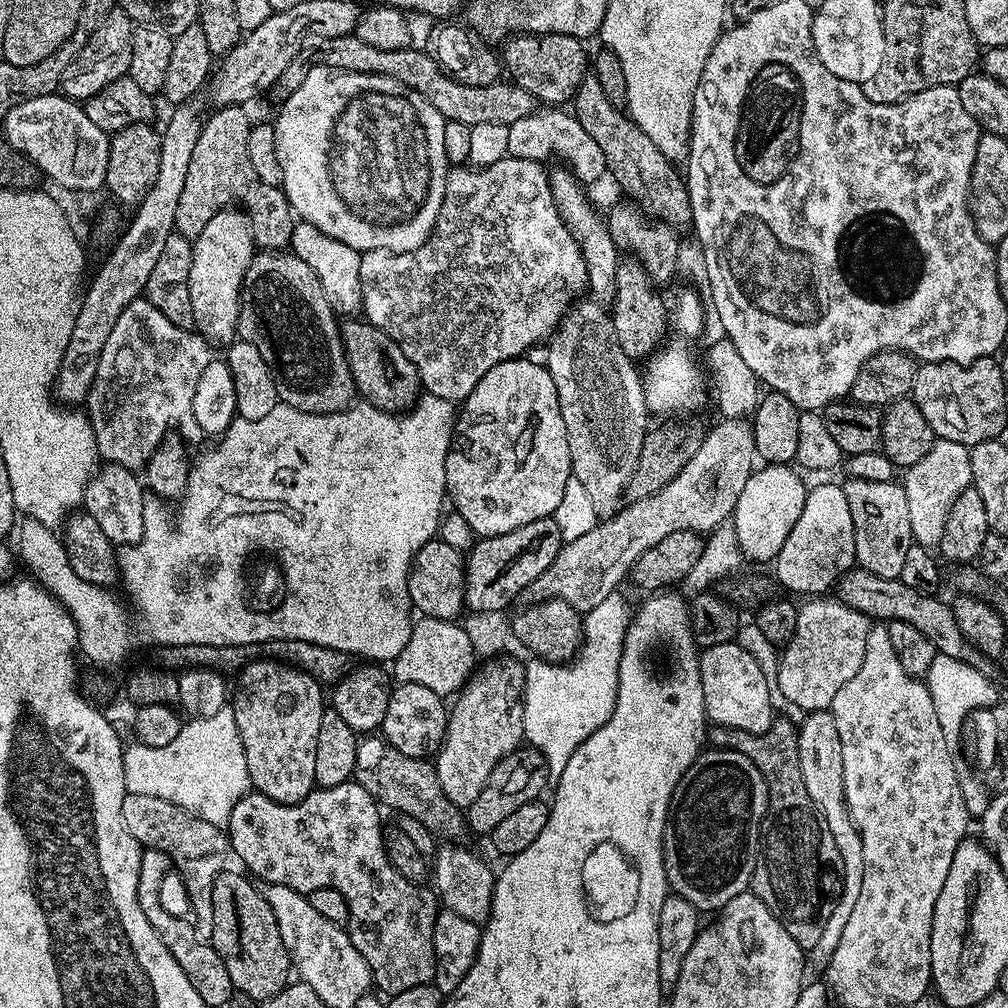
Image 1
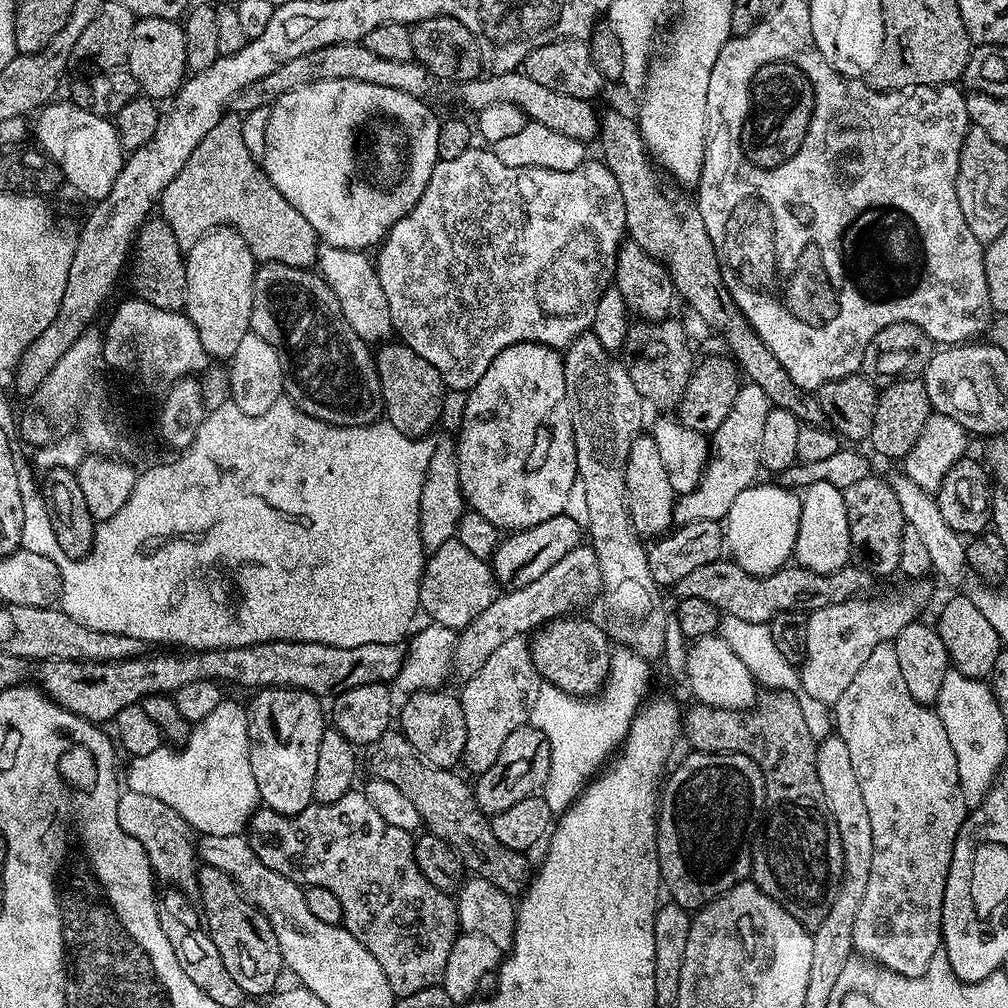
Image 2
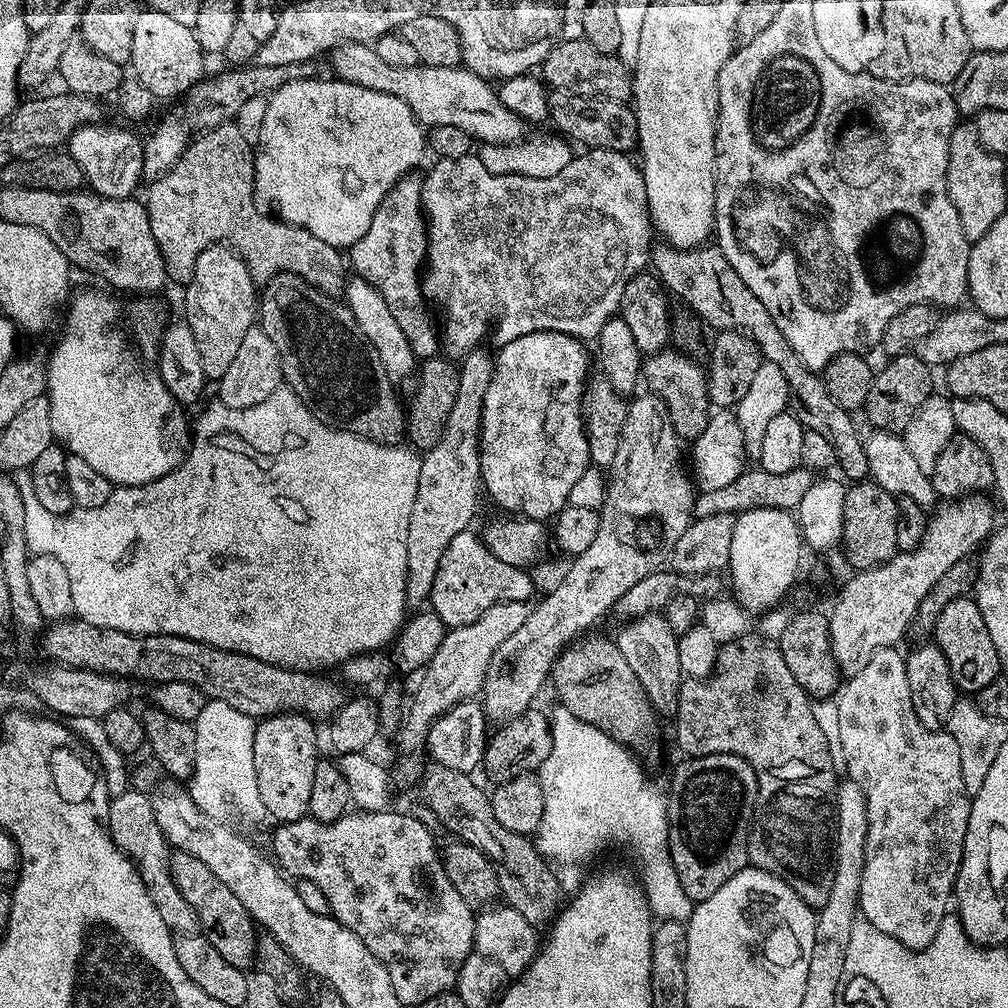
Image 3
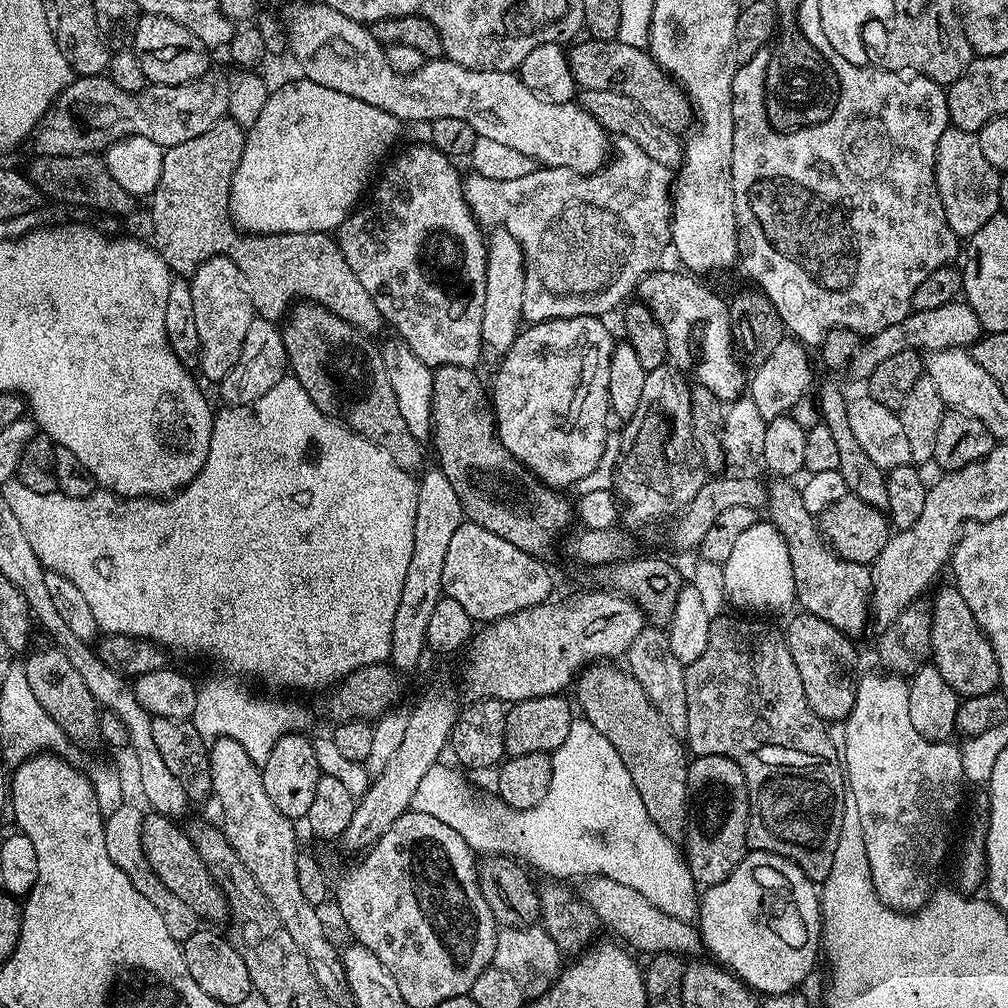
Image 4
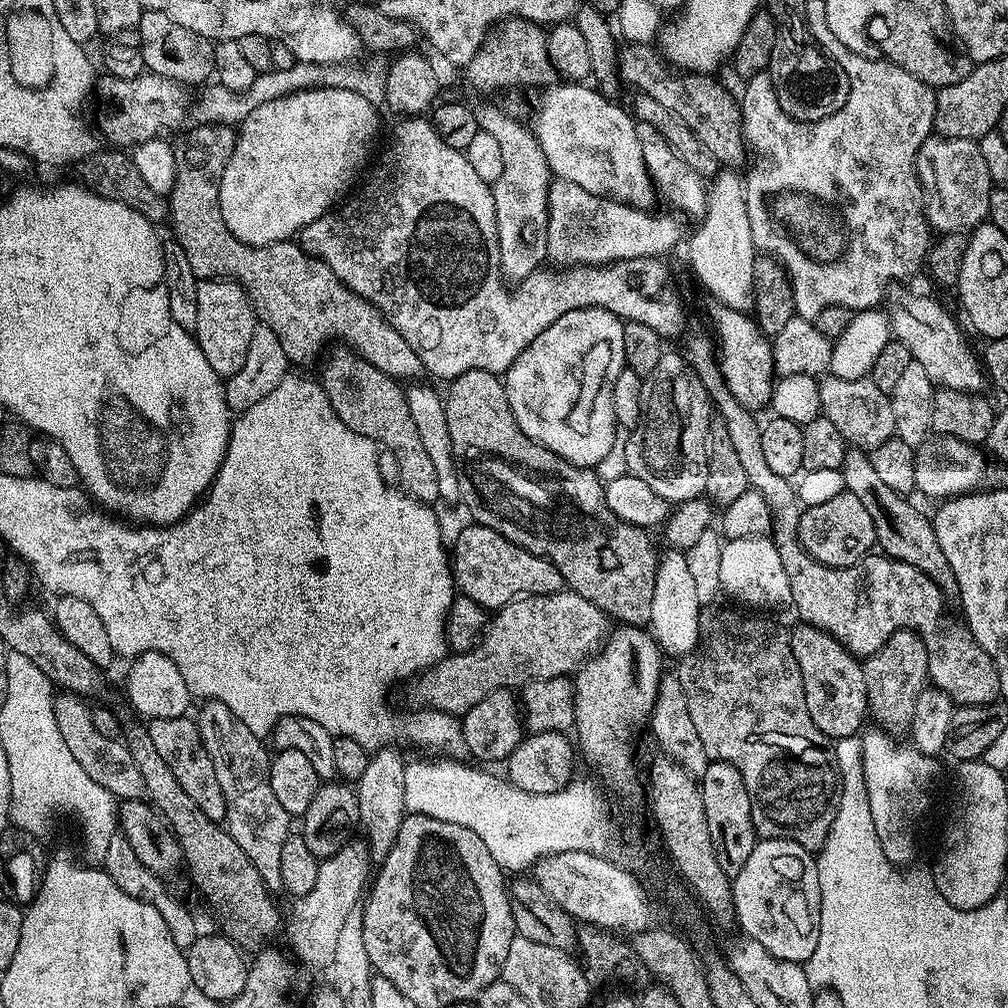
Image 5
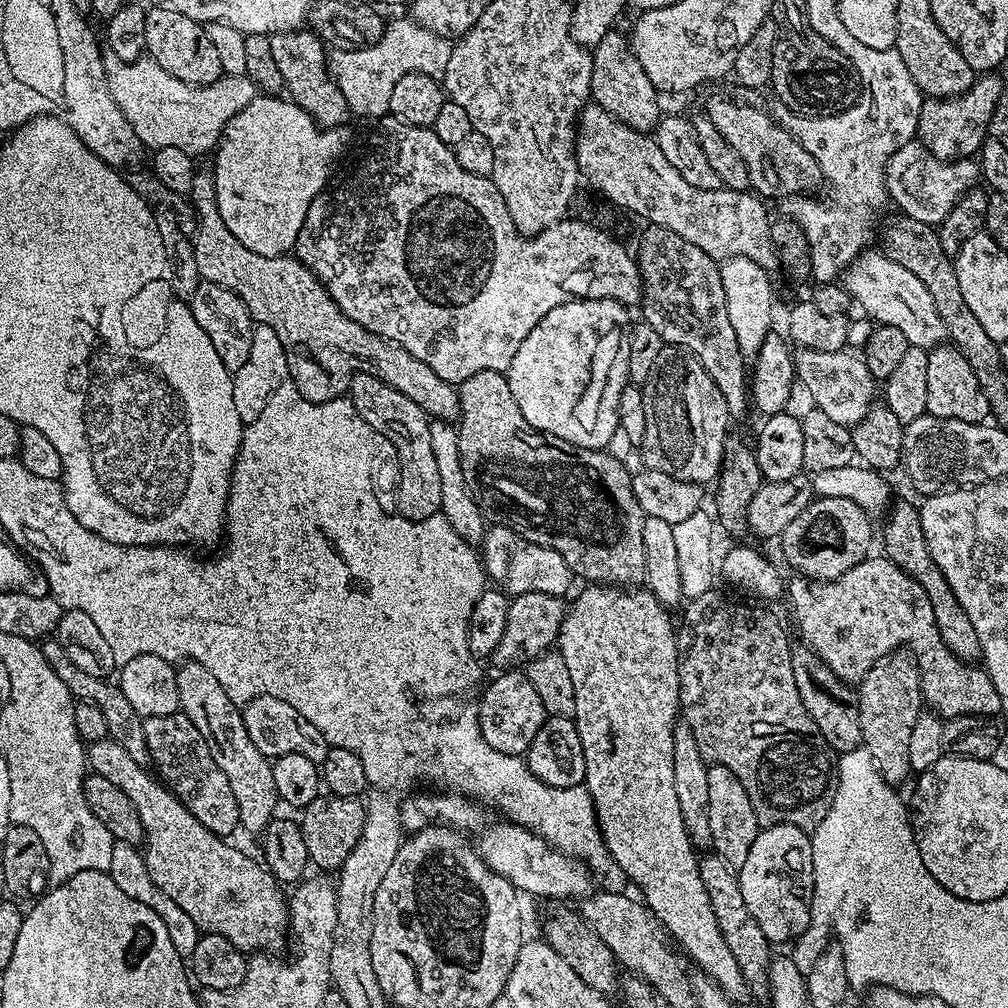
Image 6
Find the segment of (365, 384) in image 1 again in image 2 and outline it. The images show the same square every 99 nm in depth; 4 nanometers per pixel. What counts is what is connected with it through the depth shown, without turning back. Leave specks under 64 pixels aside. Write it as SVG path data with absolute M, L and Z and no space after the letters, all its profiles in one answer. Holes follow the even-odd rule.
M403 342L392 343L381 343L374 356L384 399L383 415L387 423L394 426L394 430L407 436L427 437L428 431L439 422L444 412L444 383L438 370L434 370L426 358L414 354L414 350L407 348Z

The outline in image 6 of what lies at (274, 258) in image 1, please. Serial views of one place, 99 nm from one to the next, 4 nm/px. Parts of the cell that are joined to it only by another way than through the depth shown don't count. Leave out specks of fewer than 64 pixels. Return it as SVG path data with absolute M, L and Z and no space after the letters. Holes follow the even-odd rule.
M358 372L348 385L347 395L354 410L372 428L392 443L396 460L400 463L400 481L396 484L395 511L406 520L425 520L437 515L442 506L442 481L430 446L430 417L419 408L406 394L386 386L382 378L374 378L365 372Z

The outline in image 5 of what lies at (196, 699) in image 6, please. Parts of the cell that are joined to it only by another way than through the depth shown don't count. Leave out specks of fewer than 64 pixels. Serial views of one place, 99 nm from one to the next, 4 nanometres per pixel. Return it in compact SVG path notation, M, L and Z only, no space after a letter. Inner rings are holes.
M212 700L201 707L196 721L203 745L213 763L214 774L218 777L218 786L222 786L222 794L226 798L224 820L228 832L234 842L242 846L246 858L254 862L266 887L279 889L282 885L282 846L286 846L290 835L290 817L286 810L282 810L270 786L271 753L267 752L263 739L254 734L225 703Z

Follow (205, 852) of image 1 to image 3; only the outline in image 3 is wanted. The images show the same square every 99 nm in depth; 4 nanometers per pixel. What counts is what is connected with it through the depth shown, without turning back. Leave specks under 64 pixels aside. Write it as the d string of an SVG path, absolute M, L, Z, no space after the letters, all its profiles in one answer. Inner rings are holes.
M130 790L126 794L112 797L108 815L108 833L114 846L122 850L122 854L126 854L138 870L150 894L150 902L154 902L154 906L158 906L158 914L162 914L162 922L166 922L166 926L174 934L189 936L200 932L198 914L194 914L194 906L190 906L190 902L186 902L186 898L178 894L178 886L174 884L174 878L168 869L170 845L158 826L158 818L154 818L151 795L147 791L144 792Z

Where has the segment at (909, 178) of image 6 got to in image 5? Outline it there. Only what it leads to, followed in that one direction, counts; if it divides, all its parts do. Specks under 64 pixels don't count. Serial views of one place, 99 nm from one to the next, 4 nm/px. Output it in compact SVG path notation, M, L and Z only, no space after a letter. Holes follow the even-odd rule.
M935 134L928 136L916 155L916 177L924 195L924 216L929 228L937 233L968 234L988 220L994 185L977 141Z

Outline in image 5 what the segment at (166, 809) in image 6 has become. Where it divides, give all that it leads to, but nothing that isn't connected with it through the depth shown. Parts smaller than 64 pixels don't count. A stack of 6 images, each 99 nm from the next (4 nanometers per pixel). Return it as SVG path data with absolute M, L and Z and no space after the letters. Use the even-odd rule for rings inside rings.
M61 691L53 695L54 720L58 722L58 730L66 742L70 754L78 762L82 762L82 770L98 782L98 786L106 786L110 794L120 800L142 800L146 793L142 774L138 774L138 766L134 766L134 758L130 754L123 739L105 738L94 726L92 708L89 701L82 696L75 696L72 692Z

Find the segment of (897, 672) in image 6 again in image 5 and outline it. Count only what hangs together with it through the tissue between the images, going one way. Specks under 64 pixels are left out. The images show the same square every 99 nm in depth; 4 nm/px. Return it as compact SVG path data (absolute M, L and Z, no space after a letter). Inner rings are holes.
M899 628L877 652L866 657L863 665L871 719L876 719L873 721L889 734L907 733L912 727L918 694L929 683L926 642L911 628Z

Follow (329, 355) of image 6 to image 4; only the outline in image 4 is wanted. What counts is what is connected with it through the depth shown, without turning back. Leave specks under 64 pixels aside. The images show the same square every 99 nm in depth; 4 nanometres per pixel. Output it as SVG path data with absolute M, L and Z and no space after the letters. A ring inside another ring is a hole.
M231 118L219 120L206 134L190 138L190 142L178 142L178 146L167 149L162 162L162 178L152 191L152 237L151 243L173 273L191 277L196 267L215 256L228 256L234 266L244 275L244 283L252 297L255 315L261 320L279 321L297 302L308 301L322 305L326 310L338 314L347 324L354 325L359 332L373 334L385 327L384 315L378 310L374 298L358 282L354 270L346 263L339 243L326 232L280 232L276 236L261 236L240 231L228 213L228 195L234 178L234 170L242 158L245 129Z

